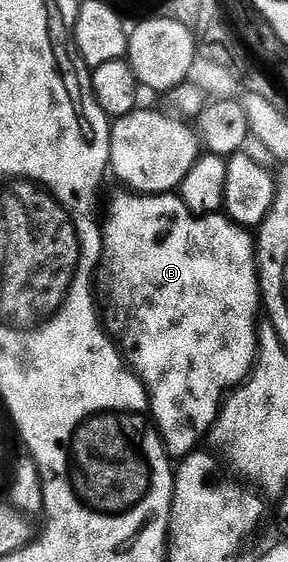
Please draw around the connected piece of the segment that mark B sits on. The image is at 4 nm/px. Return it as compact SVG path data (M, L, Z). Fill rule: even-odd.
M122 190L122 193L104 212L102 230L102 262L96 273L96 296L100 301L100 316L108 325L111 337L120 345L120 351L135 376L141 380L150 396L150 415L154 427L161 434L166 444L166 451L174 458L185 458L199 447L198 444L210 432L210 427L218 420L218 411L222 408L222 399L233 393L253 373L260 351L260 316L256 302L264 302L264 296L256 296L254 286L246 286L244 276L250 276L250 256L256 251L256 240L249 236L243 225L222 214L199 216L182 200L178 194L143 194L133 190ZM228 268L234 268L228 276Z

